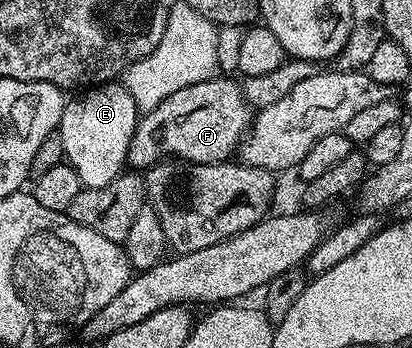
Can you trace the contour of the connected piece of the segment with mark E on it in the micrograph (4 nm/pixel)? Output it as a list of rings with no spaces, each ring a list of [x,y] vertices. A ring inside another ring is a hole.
[[[112,81],[84,90],[75,100],[63,108],[63,116],[57,128],[66,162],[77,169],[84,187],[109,185],[117,176],[124,174],[128,166],[127,154],[133,141],[135,126],[141,112],[122,82]]]

